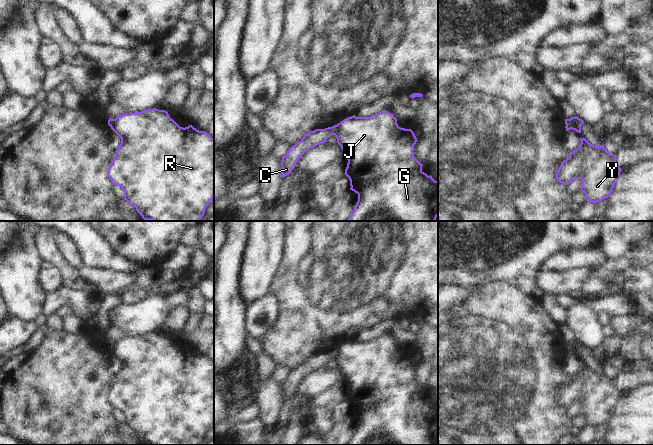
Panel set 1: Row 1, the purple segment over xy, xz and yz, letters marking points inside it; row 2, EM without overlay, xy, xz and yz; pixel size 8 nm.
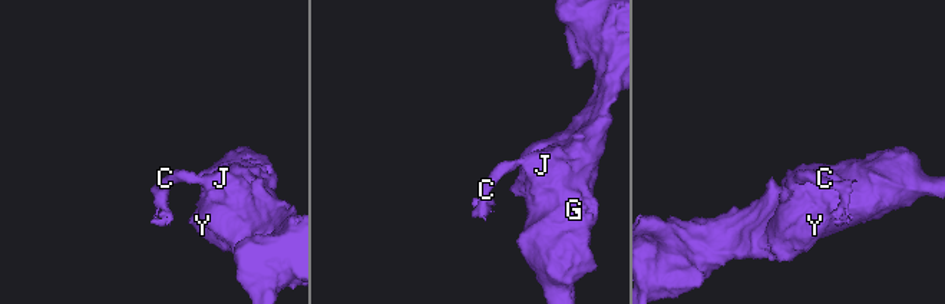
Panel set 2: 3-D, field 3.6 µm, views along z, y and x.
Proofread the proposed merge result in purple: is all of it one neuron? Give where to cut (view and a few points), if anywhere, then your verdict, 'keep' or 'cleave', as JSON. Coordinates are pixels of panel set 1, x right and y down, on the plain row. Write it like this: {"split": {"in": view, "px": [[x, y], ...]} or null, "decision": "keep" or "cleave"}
{"split": {"in": "xz", "px": [[337, 349], [337, 355], [334, 358]]}, "decision": "cleave"}

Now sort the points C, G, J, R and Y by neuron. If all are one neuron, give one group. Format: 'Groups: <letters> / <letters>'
Groups: C / G J R Y.

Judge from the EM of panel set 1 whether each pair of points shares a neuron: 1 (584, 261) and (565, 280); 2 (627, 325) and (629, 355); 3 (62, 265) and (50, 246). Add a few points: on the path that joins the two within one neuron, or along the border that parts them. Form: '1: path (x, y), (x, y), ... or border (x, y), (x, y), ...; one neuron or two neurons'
1: border (591, 267), (571, 268), (553, 272); two neurons
2: path (629, 332), (629, 348); one neuron
3: path (57, 260), (50, 251); one neuron

